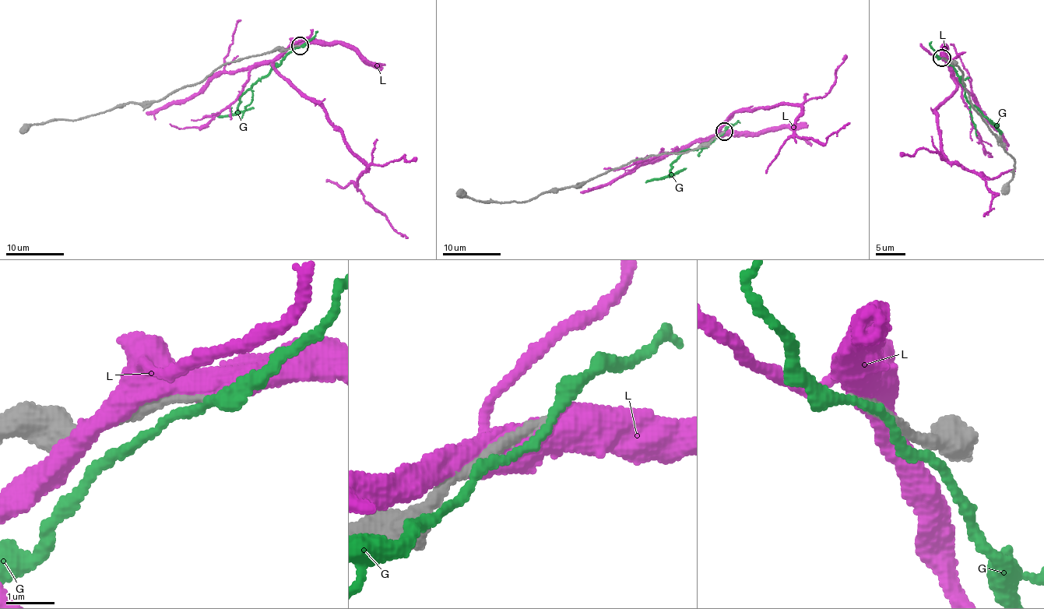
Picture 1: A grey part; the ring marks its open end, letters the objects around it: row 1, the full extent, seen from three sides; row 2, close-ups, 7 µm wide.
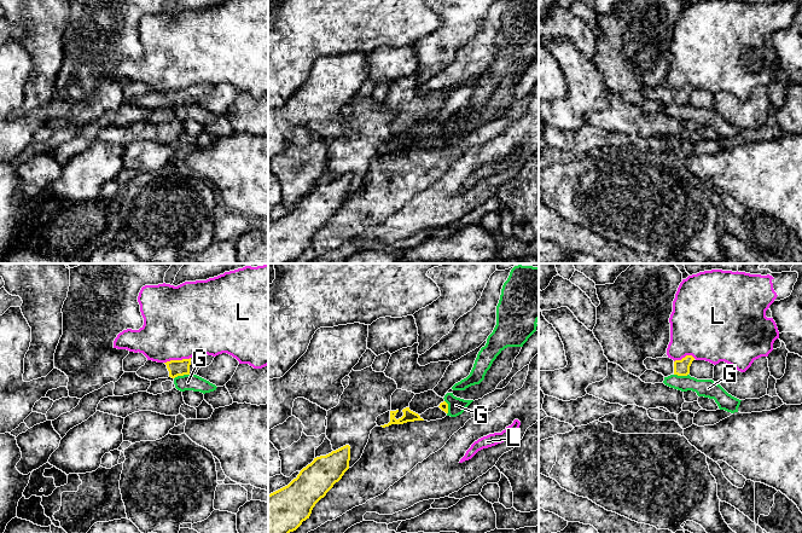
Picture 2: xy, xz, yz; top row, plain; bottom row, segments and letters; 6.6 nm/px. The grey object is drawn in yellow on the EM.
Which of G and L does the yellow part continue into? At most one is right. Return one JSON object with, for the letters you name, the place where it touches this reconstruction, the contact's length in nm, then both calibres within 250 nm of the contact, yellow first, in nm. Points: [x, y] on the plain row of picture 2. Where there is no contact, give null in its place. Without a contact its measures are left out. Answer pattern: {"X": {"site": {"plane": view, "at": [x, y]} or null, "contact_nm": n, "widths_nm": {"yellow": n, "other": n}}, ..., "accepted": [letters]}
{"accepted": []}

